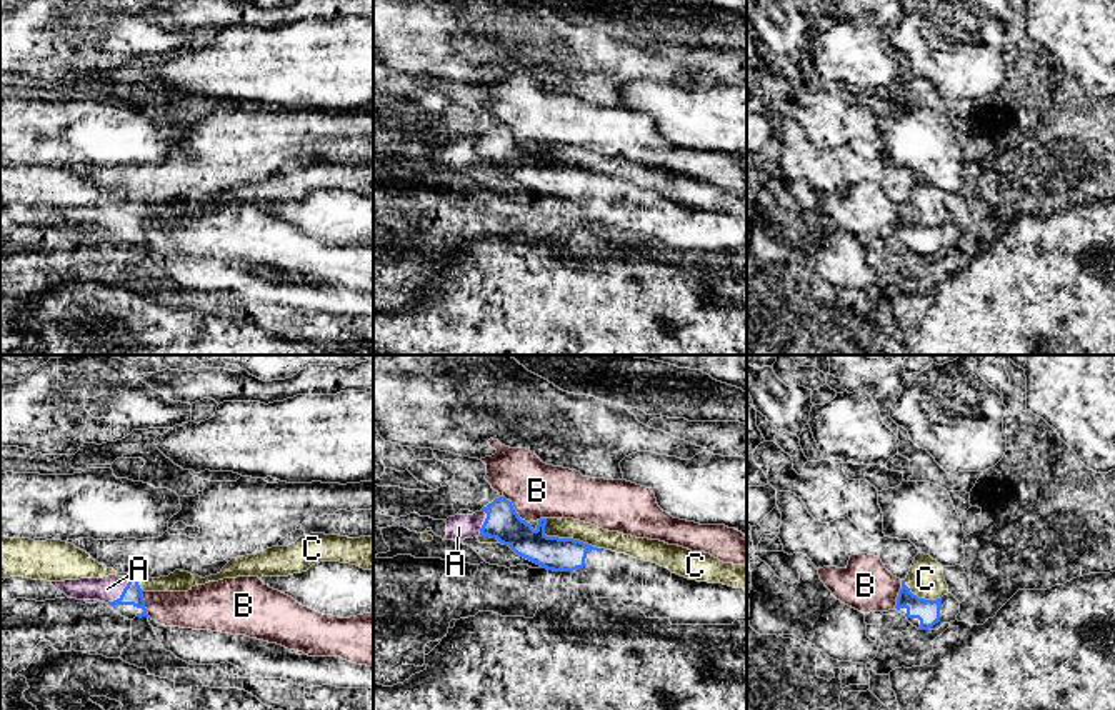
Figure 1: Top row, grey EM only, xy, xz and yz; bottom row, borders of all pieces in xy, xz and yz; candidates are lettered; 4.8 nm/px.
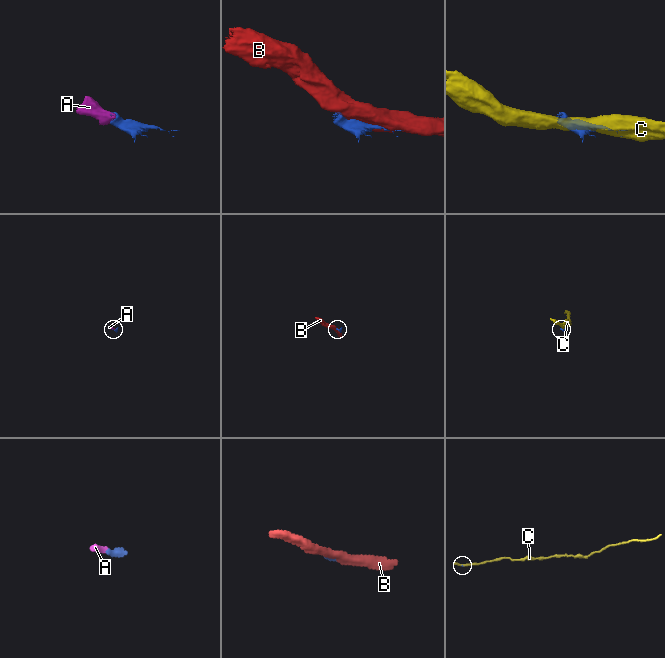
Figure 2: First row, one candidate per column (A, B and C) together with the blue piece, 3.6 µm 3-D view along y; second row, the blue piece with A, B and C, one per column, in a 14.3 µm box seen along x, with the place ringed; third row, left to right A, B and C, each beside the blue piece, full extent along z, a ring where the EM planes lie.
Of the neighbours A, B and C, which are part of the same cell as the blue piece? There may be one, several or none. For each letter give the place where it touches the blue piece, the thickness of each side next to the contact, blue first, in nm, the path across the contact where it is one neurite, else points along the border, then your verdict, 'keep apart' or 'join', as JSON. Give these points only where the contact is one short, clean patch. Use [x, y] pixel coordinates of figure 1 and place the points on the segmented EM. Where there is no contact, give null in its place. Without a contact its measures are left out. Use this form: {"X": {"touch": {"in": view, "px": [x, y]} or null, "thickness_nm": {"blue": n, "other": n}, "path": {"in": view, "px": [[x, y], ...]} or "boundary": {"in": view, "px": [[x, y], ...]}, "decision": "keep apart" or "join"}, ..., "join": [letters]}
{"A": {"touch": {"in": "xy", "px": [122, 594]}, "thickness_nm": {"blue": 100, "other": 120}, "path": {"in": "xy", "px": [[132, 594], [122, 594], [107, 589]]}, "decision": "join"}, "B": {"touch": {"in": "xz", "px": [512, 507]}, "thickness_nm": {"blue": 170, "other": 280}, "decision": "keep apart"}, "C": {"touch": {"in": "xz", "px": [565, 539]}, "thickness_nm": {"blue": 160, "other": 100}, "decision": "keep apart"}, "join": ["A"]}

